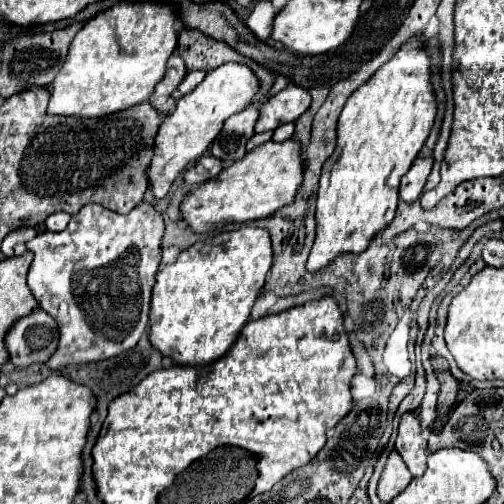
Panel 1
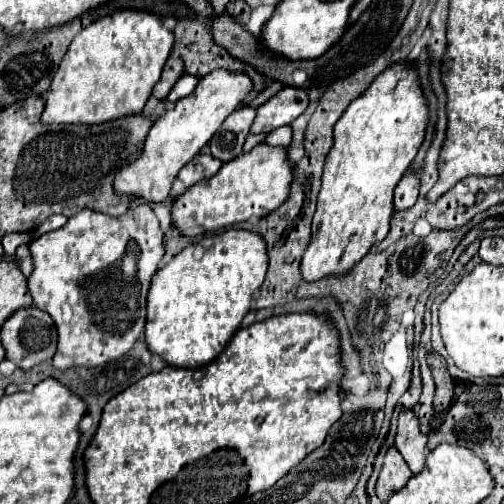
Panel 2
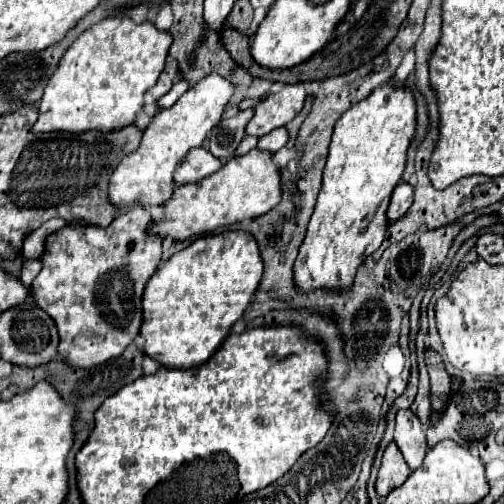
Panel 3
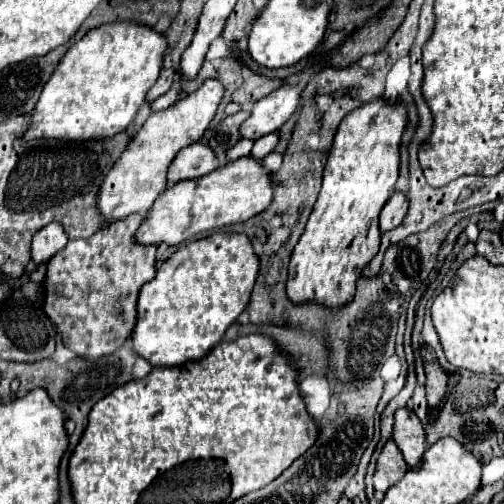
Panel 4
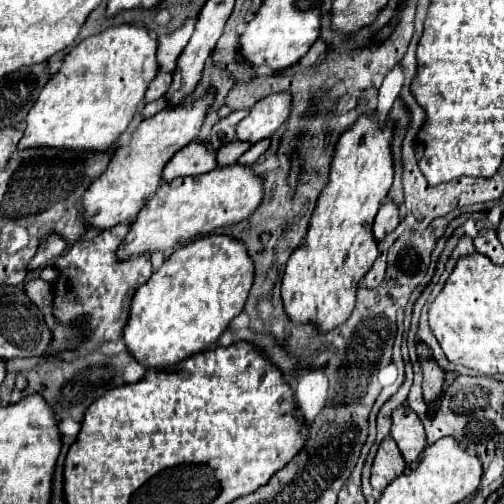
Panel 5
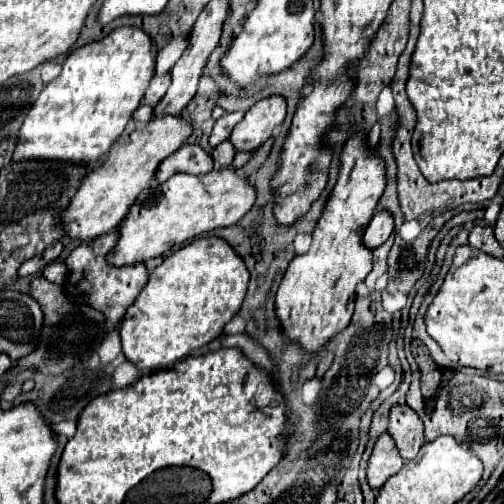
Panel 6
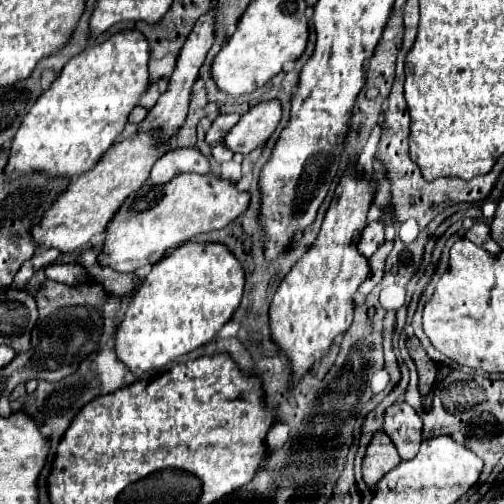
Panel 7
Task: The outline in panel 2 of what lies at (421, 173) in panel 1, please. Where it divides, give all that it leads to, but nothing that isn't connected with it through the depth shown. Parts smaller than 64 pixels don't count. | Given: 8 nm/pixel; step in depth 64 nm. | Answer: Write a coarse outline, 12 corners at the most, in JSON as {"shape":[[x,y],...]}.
{"shape":[[406,172],[396,186],[394,208],[404,210],[416,204],[420,178]]}

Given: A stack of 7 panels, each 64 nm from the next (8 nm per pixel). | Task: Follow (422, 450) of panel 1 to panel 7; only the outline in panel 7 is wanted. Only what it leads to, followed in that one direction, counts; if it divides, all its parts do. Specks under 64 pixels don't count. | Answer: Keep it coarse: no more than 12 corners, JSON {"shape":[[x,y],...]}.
{"shape":[[406,402],[386,410],[384,432],[402,460],[422,444],[422,418]]}

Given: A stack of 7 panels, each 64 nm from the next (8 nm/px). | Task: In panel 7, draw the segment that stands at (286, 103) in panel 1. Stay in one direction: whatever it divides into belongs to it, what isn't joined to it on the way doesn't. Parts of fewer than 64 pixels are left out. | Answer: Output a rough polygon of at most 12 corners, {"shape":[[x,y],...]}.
{"shape":[[260,102],[240,118],[222,142],[248,154],[272,136],[282,106]]}

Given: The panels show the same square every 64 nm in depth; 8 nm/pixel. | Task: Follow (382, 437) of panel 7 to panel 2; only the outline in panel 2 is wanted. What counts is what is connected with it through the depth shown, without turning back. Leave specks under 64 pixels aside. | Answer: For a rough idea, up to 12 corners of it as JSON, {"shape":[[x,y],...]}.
{"shape":[[390,448],[376,494],[382,502],[412,478],[408,464]]}

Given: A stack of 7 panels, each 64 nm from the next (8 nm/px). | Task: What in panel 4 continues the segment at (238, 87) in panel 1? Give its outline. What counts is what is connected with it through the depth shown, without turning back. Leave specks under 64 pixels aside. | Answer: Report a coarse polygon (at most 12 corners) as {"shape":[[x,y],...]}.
{"shape":[[210,78],[152,116],[100,186],[106,222],[144,216],[216,116]]}

